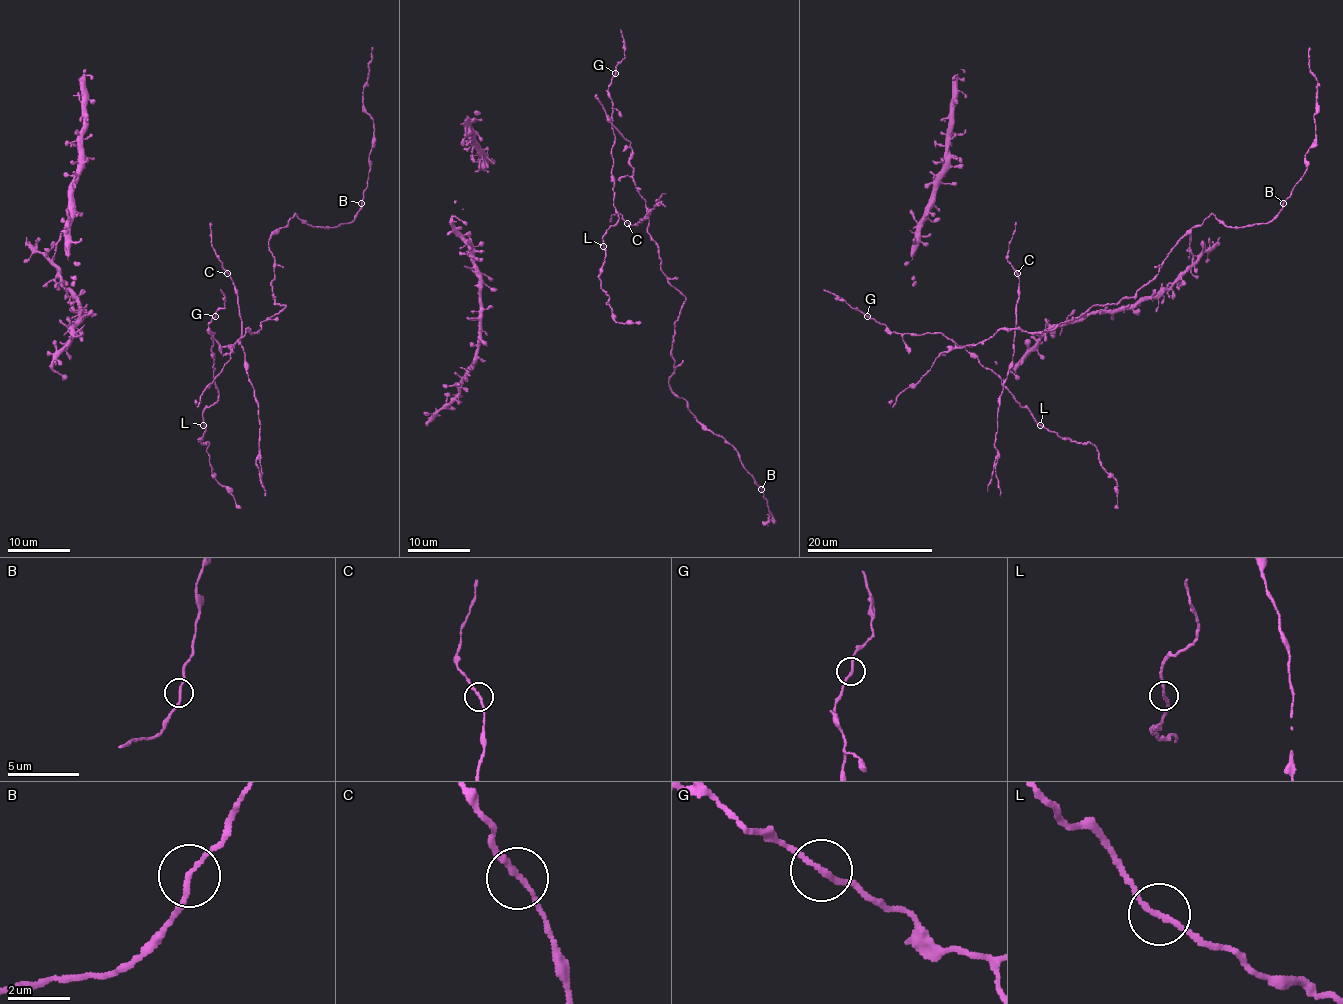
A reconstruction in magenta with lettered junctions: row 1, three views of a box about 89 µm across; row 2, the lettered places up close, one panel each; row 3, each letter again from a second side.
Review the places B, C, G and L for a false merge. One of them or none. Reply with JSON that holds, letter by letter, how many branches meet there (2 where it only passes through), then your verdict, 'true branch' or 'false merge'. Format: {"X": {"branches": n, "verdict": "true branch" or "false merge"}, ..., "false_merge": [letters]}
{"B": {"branches": 2, "verdict": "true branch"}, "C": {"branches": 2, "verdict": "true branch"}, "G": {"branches": 2, "verdict": "true branch"}, "L": {"branches": 2, "verdict": "true branch"}, "false_merge": []}

